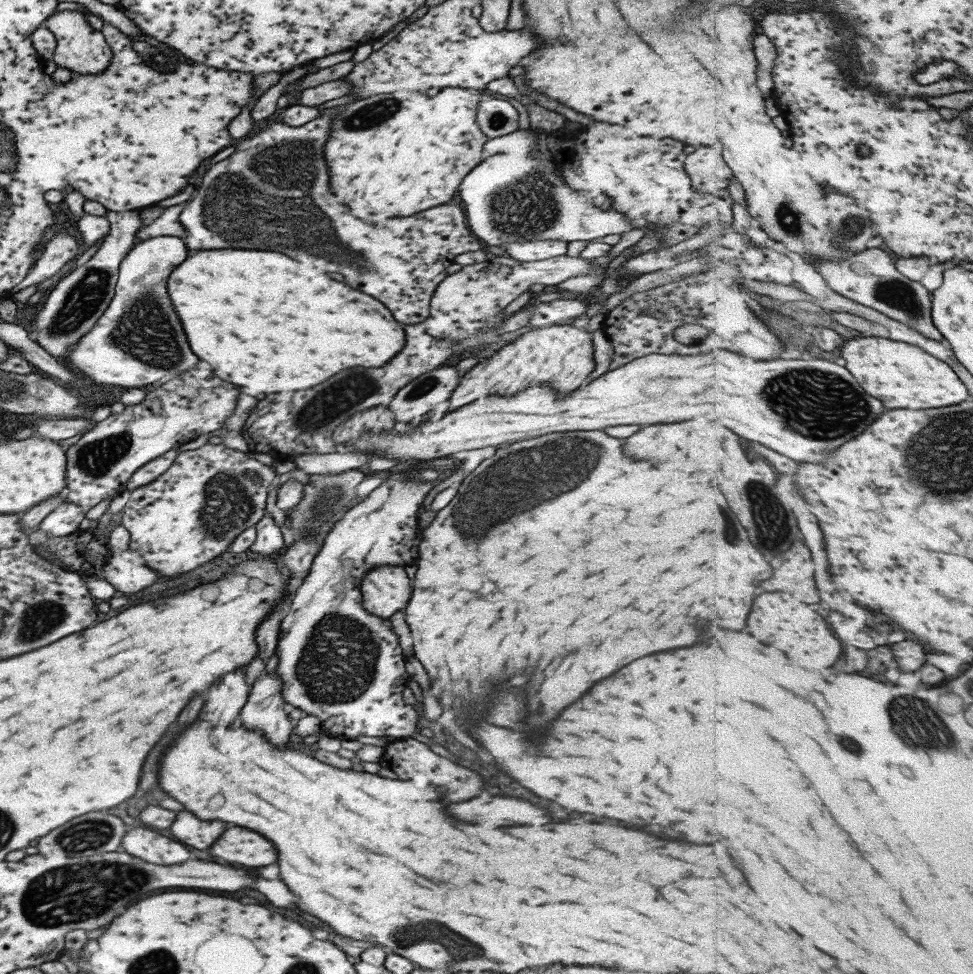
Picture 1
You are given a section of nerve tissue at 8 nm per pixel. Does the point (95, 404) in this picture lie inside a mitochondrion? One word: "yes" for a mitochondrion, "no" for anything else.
no

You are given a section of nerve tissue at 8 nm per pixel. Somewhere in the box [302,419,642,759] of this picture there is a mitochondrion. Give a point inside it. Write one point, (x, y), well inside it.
(505, 487)

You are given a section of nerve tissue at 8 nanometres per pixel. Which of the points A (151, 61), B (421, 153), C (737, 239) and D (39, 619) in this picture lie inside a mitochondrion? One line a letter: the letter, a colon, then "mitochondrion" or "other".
A: other
B: other
C: other
D: mitochondrion

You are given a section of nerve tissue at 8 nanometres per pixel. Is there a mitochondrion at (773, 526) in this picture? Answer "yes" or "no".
yes

